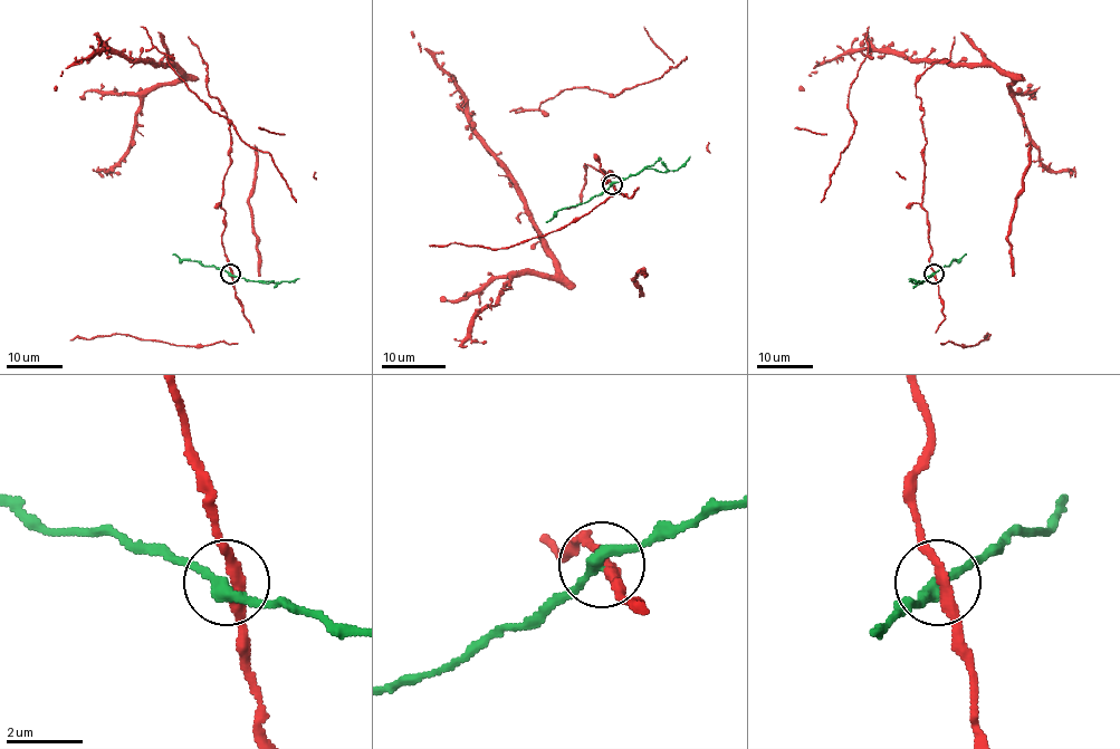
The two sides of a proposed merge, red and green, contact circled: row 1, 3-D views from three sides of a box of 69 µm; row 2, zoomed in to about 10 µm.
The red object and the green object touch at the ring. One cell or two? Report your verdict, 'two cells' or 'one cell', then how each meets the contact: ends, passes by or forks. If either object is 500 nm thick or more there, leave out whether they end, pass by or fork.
two cells; red passes by; green passes by

